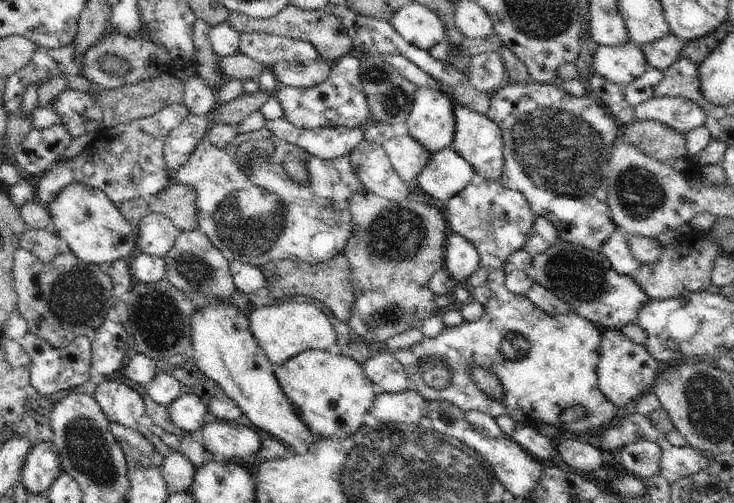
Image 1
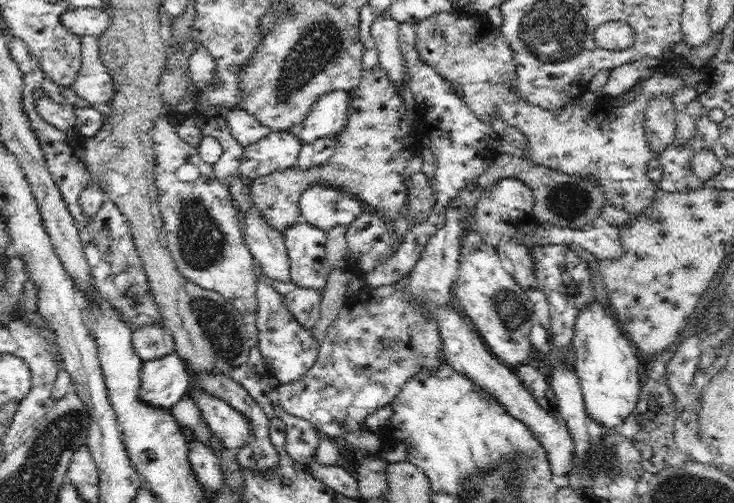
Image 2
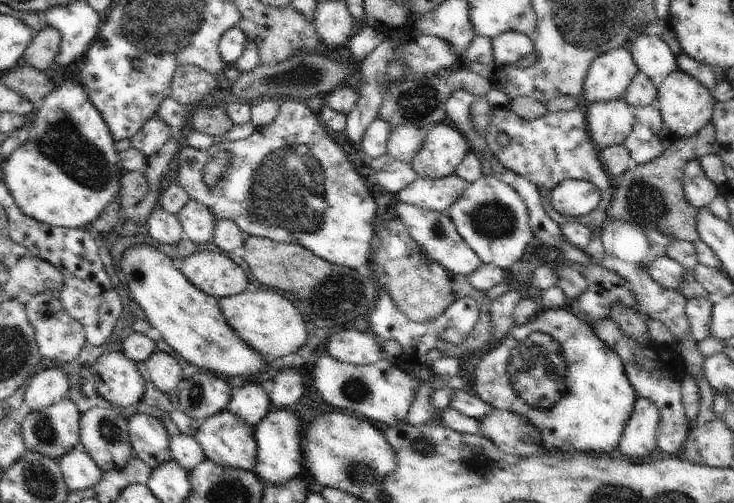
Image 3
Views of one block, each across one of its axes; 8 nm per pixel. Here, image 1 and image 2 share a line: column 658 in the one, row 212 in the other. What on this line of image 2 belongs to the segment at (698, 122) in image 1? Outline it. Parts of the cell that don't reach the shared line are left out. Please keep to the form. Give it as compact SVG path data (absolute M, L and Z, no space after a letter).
M104 200L96 216L80 231L84 254L98 295L106 300L111 308L121 313L123 320L129 323L133 331L144 326L150 327L151 324L155 324L155 328L165 328L164 319L150 293L148 277L133 243L128 221L118 205L114 201Z

